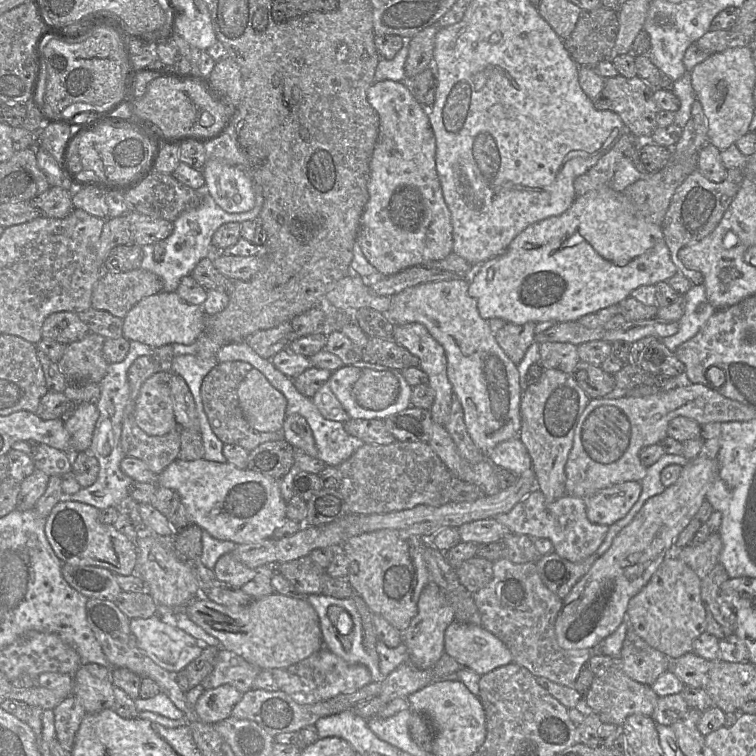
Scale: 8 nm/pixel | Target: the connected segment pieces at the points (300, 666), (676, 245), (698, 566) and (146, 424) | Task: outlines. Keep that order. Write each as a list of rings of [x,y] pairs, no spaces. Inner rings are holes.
[[[326,648],[285,668],[269,670],[279,690],[299,704],[313,704],[339,694],[353,693],[372,682],[369,669],[362,664],[349,664]]]
[[[697,168],[677,187],[671,198],[661,224],[662,233],[678,273],[687,277],[693,285],[703,284],[704,277],[701,272],[690,269],[683,264],[679,258],[679,250],[700,241],[716,228],[740,189],[742,180],[743,173],[742,169],[739,168],[728,169],[726,179],[719,183],[708,180]]]
[[[716,532],[702,543],[689,544],[682,548],[678,558],[684,561],[703,580],[719,563],[722,547],[722,539]]]
[[[171,371],[155,373],[140,388],[134,418],[148,436],[164,436],[178,426],[171,400],[172,374]]]

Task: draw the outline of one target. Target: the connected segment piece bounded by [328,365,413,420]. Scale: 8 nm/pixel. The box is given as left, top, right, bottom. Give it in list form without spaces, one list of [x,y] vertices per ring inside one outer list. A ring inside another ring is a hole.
[[[343,365],[338,370],[332,372],[328,383],[332,392],[346,410],[350,419],[381,419],[384,420],[411,406],[411,395],[413,387],[408,384],[408,395],[398,396],[395,404],[388,408],[375,411],[361,407],[353,397],[353,387],[361,376],[362,369],[355,365]]]

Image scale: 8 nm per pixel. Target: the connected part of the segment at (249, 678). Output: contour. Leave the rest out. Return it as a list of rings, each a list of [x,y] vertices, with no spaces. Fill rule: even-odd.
[[[221,649],[213,670],[200,683],[205,690],[230,685],[240,693],[252,688],[253,682],[261,670],[236,653]]]

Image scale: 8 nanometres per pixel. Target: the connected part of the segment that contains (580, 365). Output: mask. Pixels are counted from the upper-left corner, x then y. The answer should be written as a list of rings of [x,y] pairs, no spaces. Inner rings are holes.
[[[581,360],[577,363],[573,376],[590,399],[603,398],[615,388],[614,375]]]

